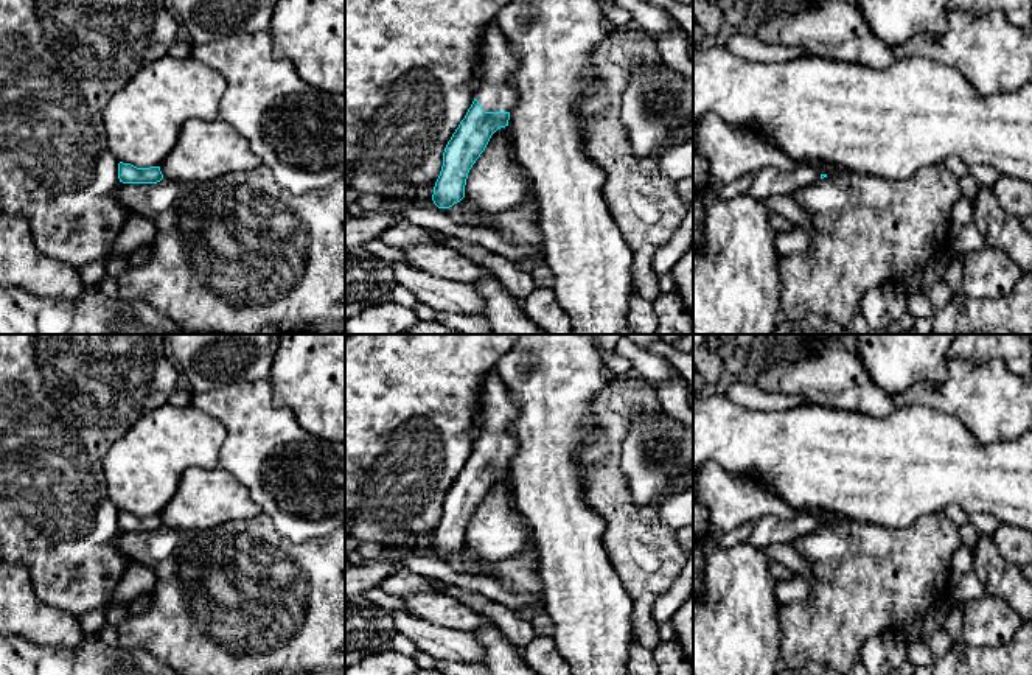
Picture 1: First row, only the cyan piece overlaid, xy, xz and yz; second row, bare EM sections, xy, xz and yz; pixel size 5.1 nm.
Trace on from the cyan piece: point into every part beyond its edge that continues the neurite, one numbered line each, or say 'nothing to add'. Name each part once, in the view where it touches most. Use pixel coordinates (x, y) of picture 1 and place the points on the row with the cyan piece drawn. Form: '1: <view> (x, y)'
1: xz (495, 92)

